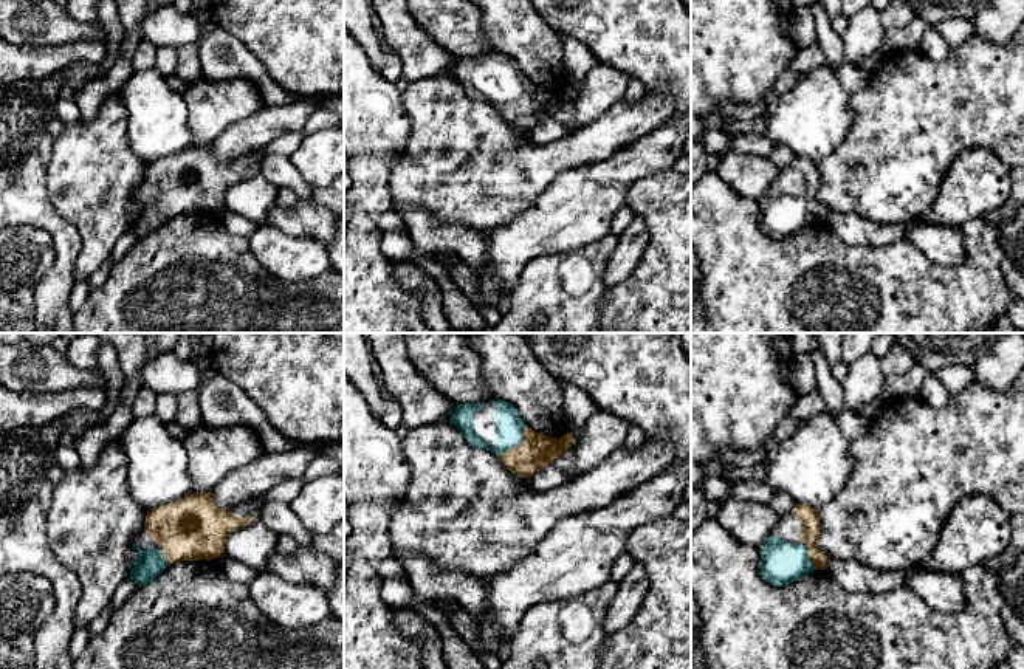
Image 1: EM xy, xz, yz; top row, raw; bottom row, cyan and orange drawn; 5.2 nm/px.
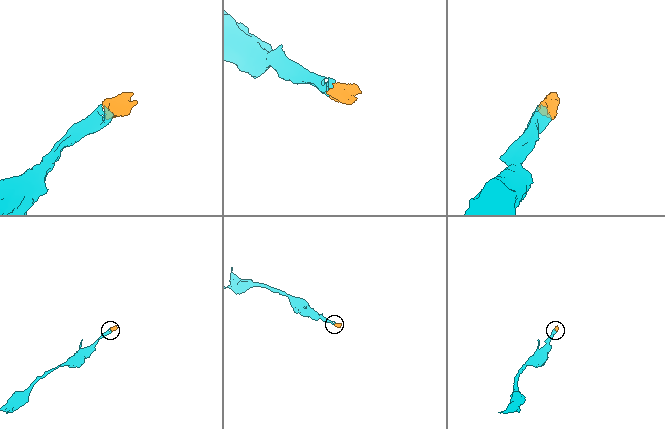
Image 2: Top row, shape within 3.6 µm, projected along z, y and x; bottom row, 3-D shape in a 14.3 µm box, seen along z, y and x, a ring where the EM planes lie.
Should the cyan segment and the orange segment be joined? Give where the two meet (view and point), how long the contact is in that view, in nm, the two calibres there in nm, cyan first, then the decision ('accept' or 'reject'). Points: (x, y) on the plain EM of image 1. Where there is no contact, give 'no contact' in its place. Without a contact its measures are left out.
contact xz (518, 96); length 220 nm; calibres 150 and 180 nm; accept

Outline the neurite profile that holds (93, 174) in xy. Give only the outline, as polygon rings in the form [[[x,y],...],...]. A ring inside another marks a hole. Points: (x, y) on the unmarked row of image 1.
[[[116,94],[102,102],[93,121],[84,122],[79,118],[74,122],[65,124],[62,135],[53,141],[53,155],[46,166],[48,194],[56,211],[73,223],[82,237],[82,248],[76,259],[73,283],[87,280],[93,271],[107,262],[118,238],[130,228],[139,209],[139,203],[136,203],[133,197],[144,183],[146,169],[147,161],[135,155],[129,146],[127,112]]]

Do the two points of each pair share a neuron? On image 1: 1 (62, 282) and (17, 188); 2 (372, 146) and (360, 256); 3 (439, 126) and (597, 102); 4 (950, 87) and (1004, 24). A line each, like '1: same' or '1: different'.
1: same
2: same
3: different
4: different

